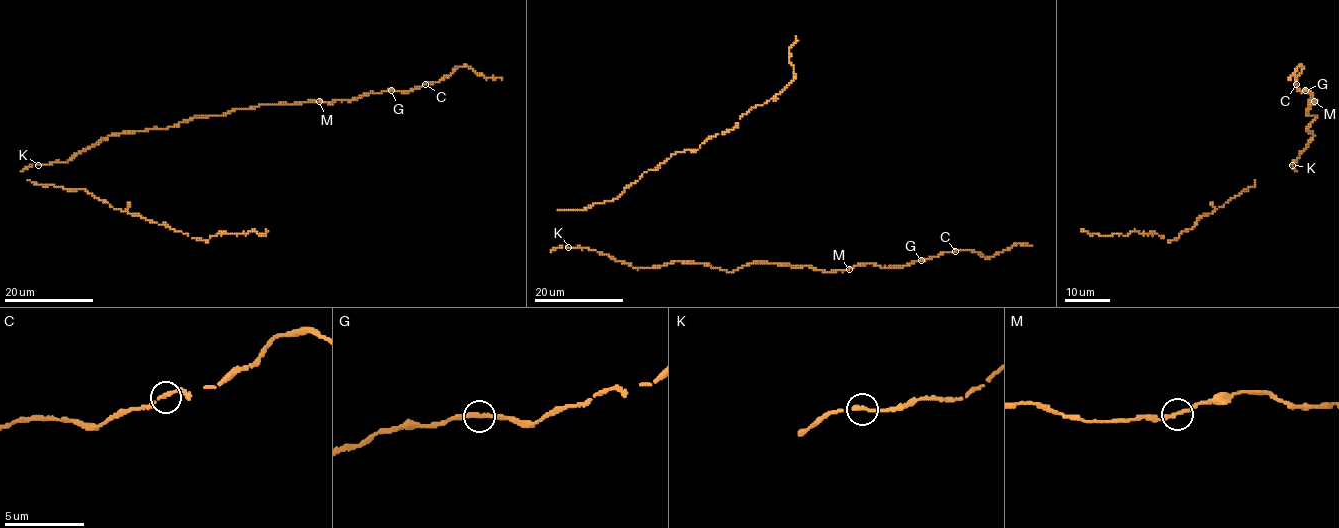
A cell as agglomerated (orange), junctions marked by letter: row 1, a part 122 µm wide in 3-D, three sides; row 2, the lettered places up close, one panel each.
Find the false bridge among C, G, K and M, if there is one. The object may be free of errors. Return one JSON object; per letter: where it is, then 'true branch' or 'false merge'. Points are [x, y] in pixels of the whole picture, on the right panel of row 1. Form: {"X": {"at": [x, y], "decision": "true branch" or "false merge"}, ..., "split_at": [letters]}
{"C": {"at": [1296, 84], "decision": "true branch"}, "G": {"at": [1305, 90], "decision": "true branch"}, "K": {"at": [1292, 165], "decision": "true branch"}, "M": {"at": [1314, 101], "decision": "true branch"}, "split_at": []}

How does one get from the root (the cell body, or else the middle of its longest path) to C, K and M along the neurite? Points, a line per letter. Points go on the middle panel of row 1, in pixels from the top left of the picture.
C: (614, 259), (635, 268), (690, 262), (734, 272), (763, 262), (835, 272), (868, 263), (905, 266), (955, 252)
K: (614, 259), (592, 249), (568, 247)
M: (614, 259), (635, 268), (690, 262), (734, 272), (763, 262), (811, 266), (823, 272), (849, 269)

